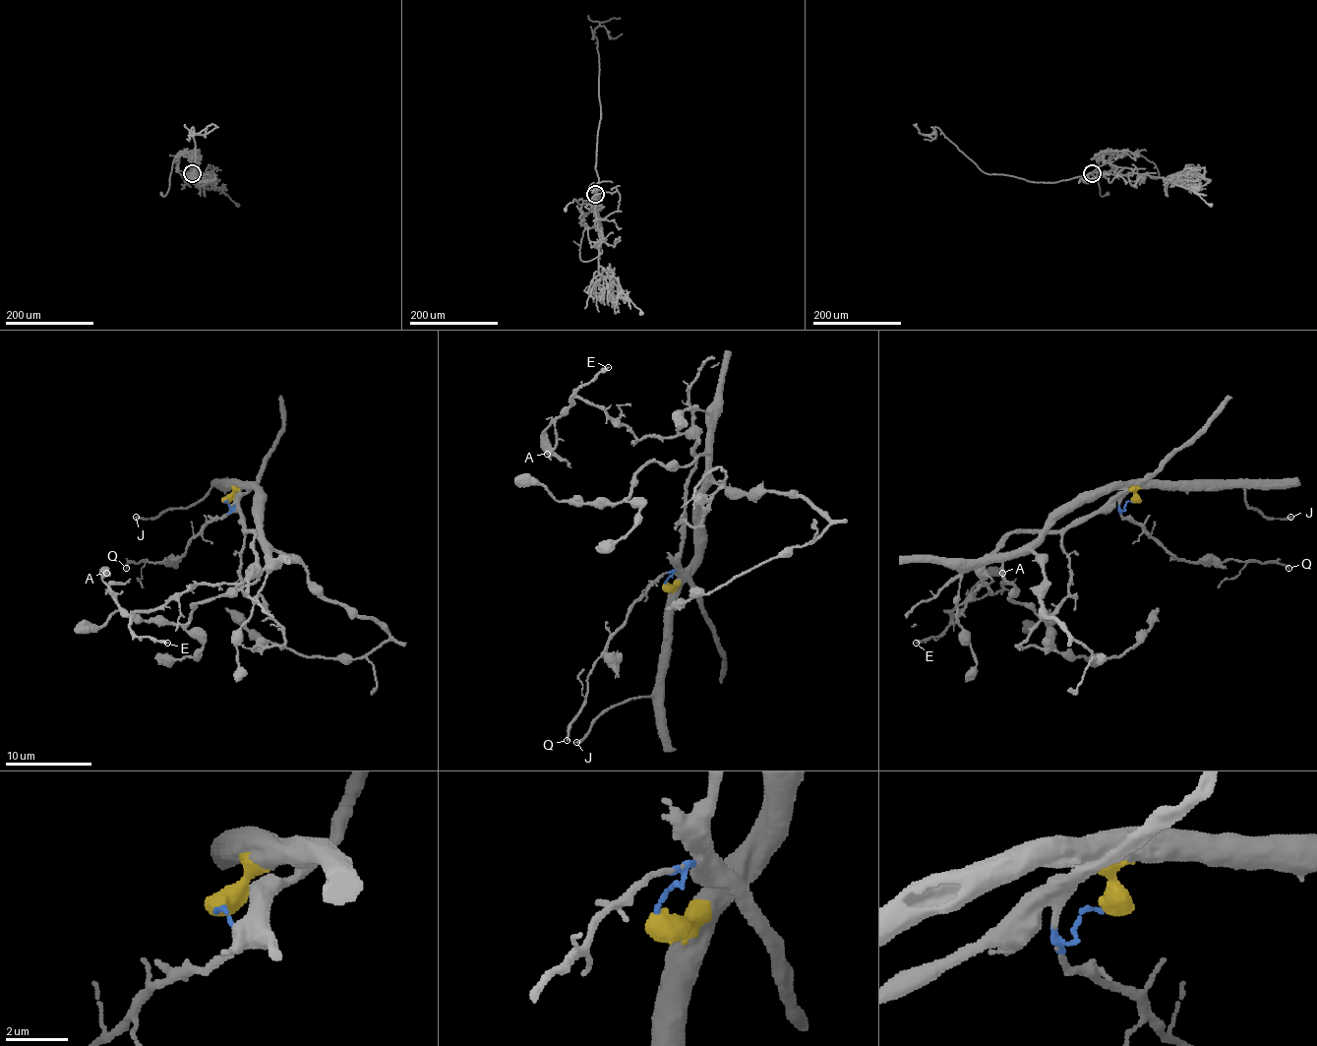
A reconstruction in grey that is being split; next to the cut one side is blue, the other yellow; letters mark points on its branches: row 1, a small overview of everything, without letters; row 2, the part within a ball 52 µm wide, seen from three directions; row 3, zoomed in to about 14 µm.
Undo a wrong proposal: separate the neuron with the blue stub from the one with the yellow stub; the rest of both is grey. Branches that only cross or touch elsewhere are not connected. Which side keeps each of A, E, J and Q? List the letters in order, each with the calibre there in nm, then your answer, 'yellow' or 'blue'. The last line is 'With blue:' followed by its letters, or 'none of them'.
A: 440 nm | blue
E: 320 nm | blue
J: 240 nm | yellow
Q: 180 nm | blue
With blue: A, E, Q

